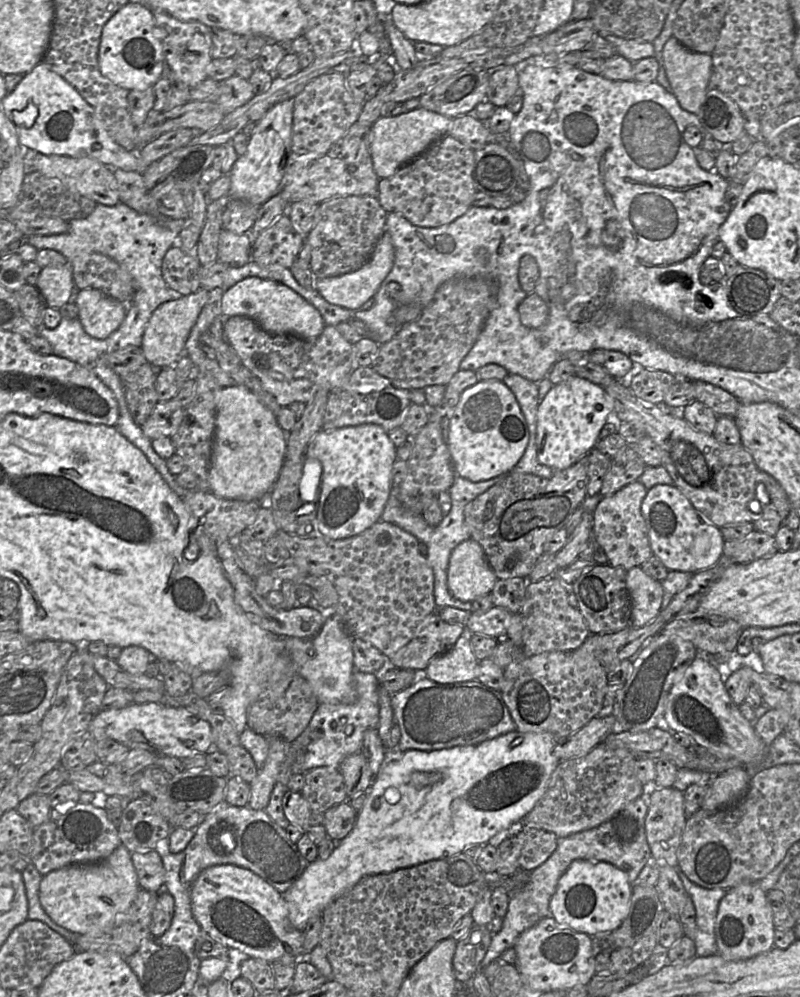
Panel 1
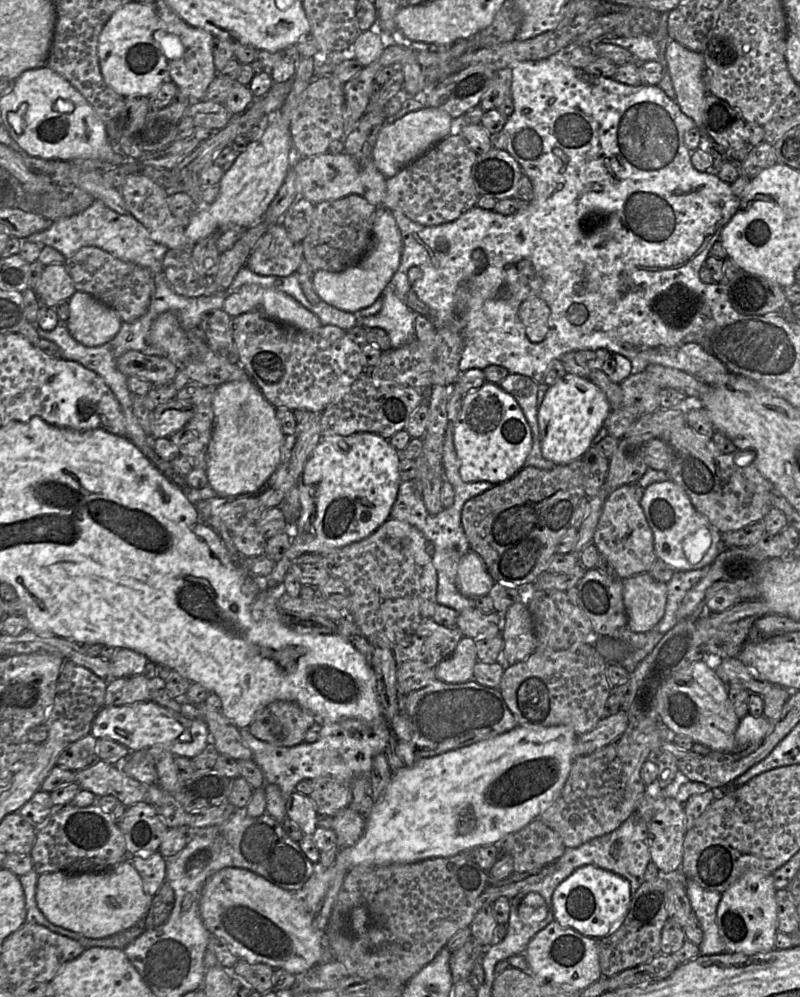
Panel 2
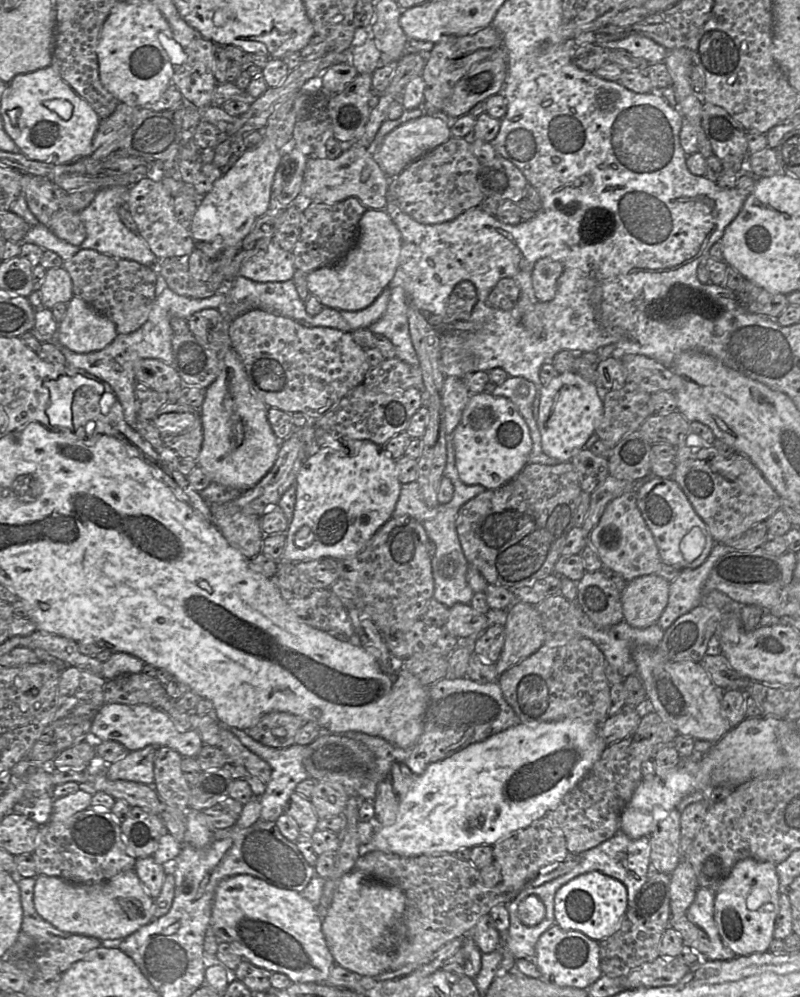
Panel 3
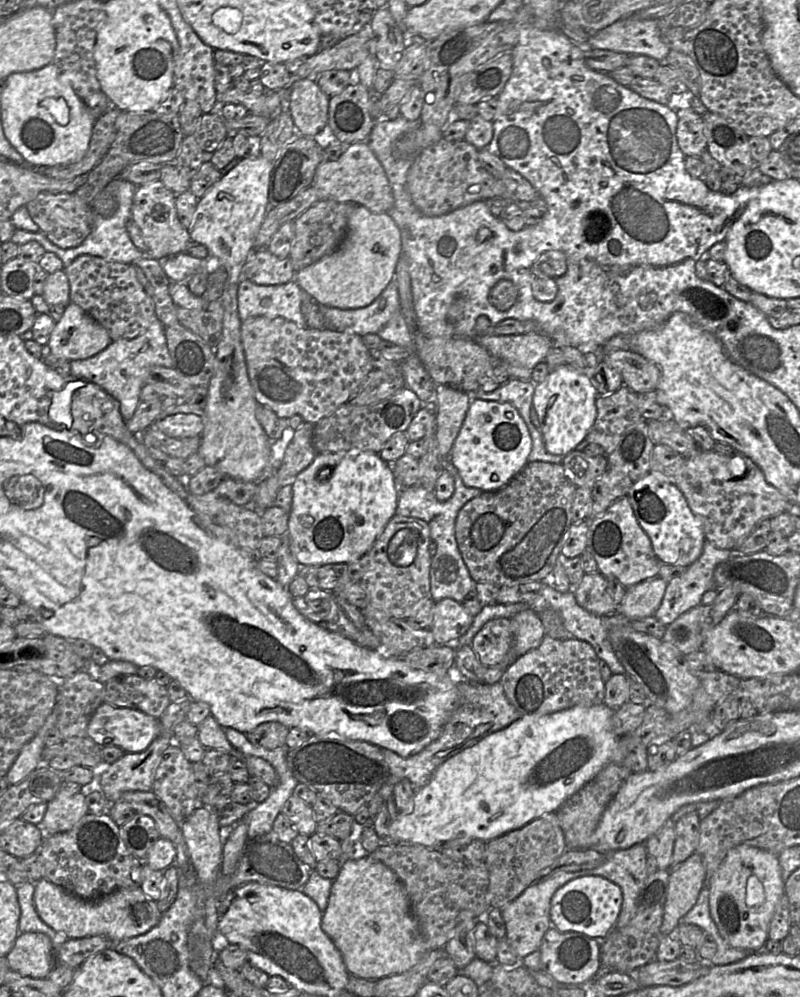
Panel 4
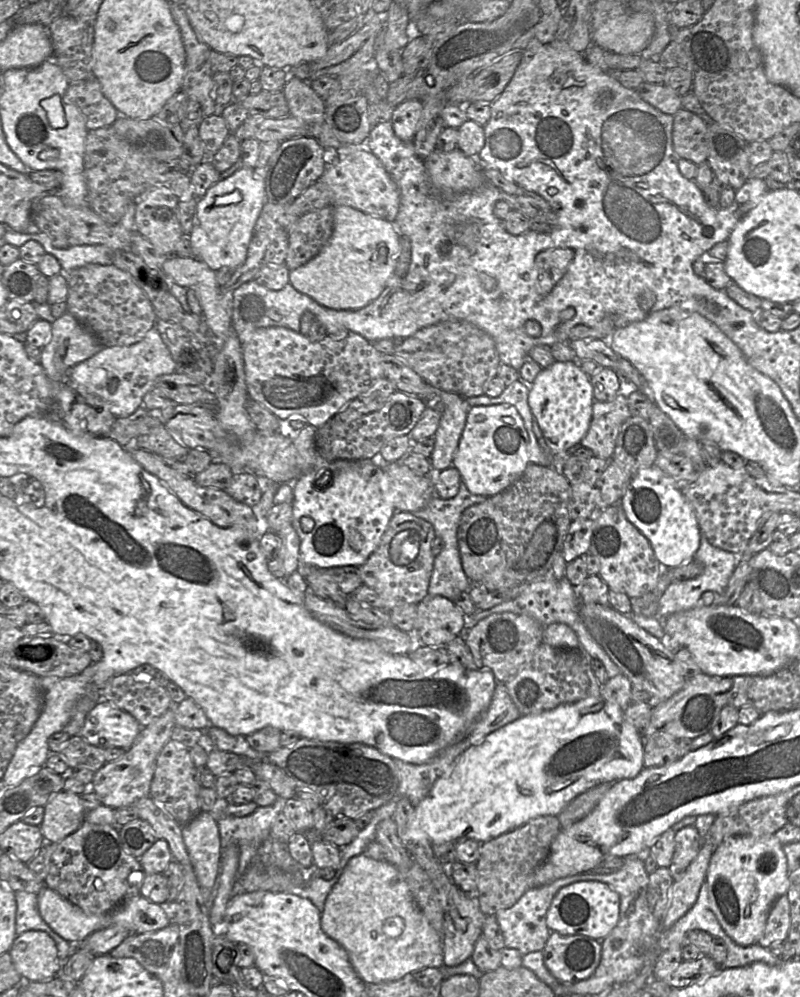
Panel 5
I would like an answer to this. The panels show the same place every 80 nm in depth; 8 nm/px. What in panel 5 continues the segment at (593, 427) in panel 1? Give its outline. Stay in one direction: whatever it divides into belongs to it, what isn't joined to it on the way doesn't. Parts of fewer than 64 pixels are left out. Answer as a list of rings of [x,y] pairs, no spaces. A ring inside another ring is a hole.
[[[554,362],[542,369],[530,385],[528,405],[553,454],[561,454],[579,444],[589,429],[594,403],[590,377],[577,362]]]

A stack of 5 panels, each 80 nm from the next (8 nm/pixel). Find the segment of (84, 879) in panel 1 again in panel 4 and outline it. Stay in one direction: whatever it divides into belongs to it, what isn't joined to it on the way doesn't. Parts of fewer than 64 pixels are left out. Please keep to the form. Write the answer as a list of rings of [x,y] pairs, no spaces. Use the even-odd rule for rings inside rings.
[[[45,877],[35,883],[34,905],[38,915],[48,926],[68,938],[102,935],[115,943],[148,932],[159,923],[162,917],[157,902],[146,897],[139,887],[118,889],[99,898],[85,900],[53,884]]]

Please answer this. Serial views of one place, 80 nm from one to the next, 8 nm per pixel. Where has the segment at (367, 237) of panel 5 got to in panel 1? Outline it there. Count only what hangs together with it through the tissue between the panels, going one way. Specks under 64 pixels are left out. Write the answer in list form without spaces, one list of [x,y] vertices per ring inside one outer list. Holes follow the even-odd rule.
[[[385,231],[370,257],[358,270],[334,277],[317,278],[315,290],[329,303],[347,309],[359,309],[365,302],[374,297],[381,283],[390,273],[394,264],[394,247],[390,234]]]

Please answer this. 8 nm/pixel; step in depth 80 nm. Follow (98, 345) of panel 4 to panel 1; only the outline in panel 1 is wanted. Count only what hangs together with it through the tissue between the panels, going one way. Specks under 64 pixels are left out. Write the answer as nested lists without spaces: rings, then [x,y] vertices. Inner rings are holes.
[[[79,290],[75,304],[84,331],[92,338],[103,340],[116,331],[126,316],[123,304],[100,290]]]

